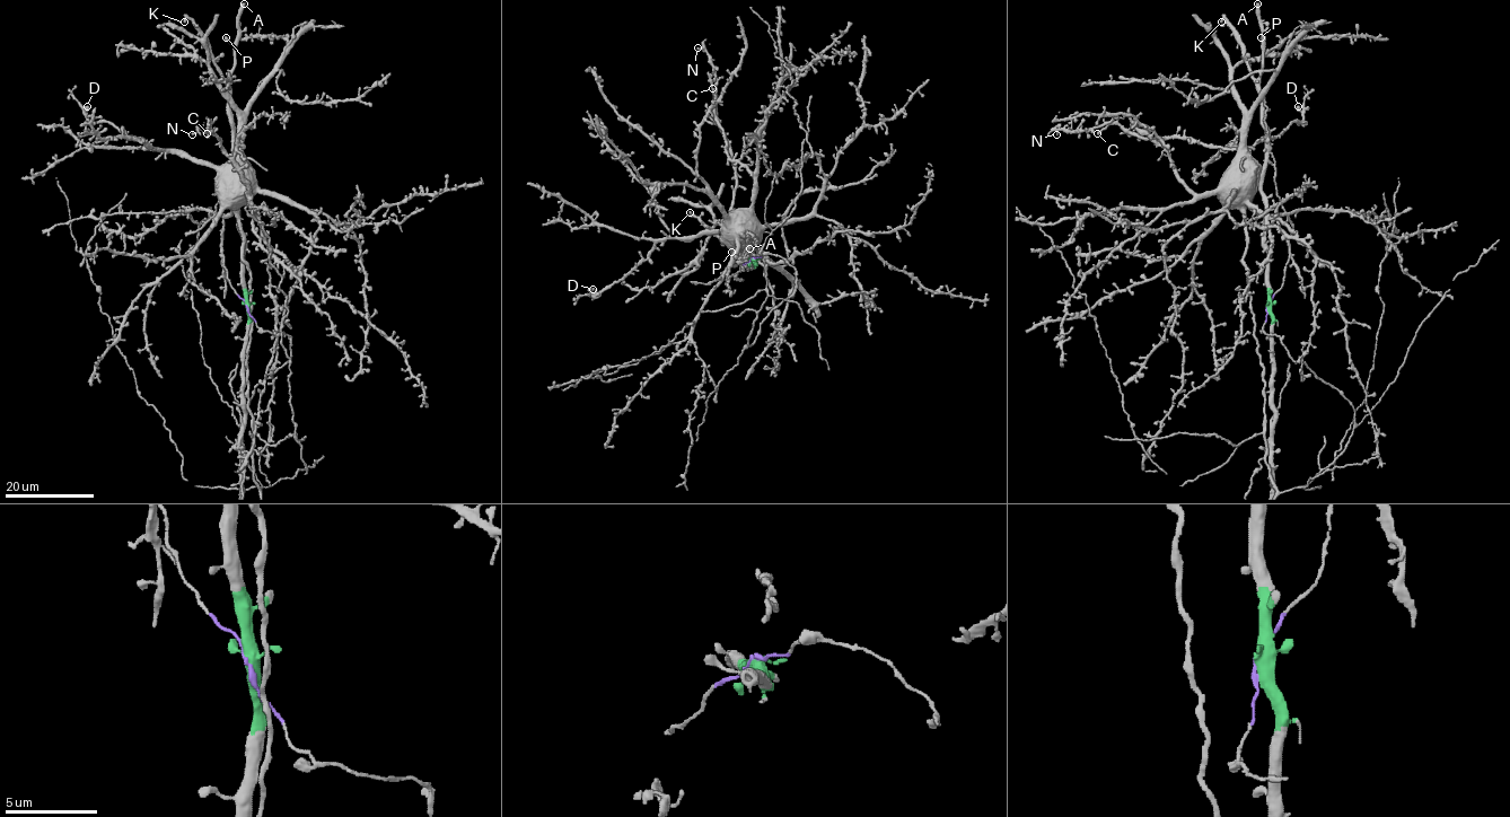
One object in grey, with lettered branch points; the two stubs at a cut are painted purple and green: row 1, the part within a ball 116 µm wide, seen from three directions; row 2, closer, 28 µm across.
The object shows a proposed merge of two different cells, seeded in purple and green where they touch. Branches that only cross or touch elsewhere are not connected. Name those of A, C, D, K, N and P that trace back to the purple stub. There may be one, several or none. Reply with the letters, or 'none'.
C, D, N

